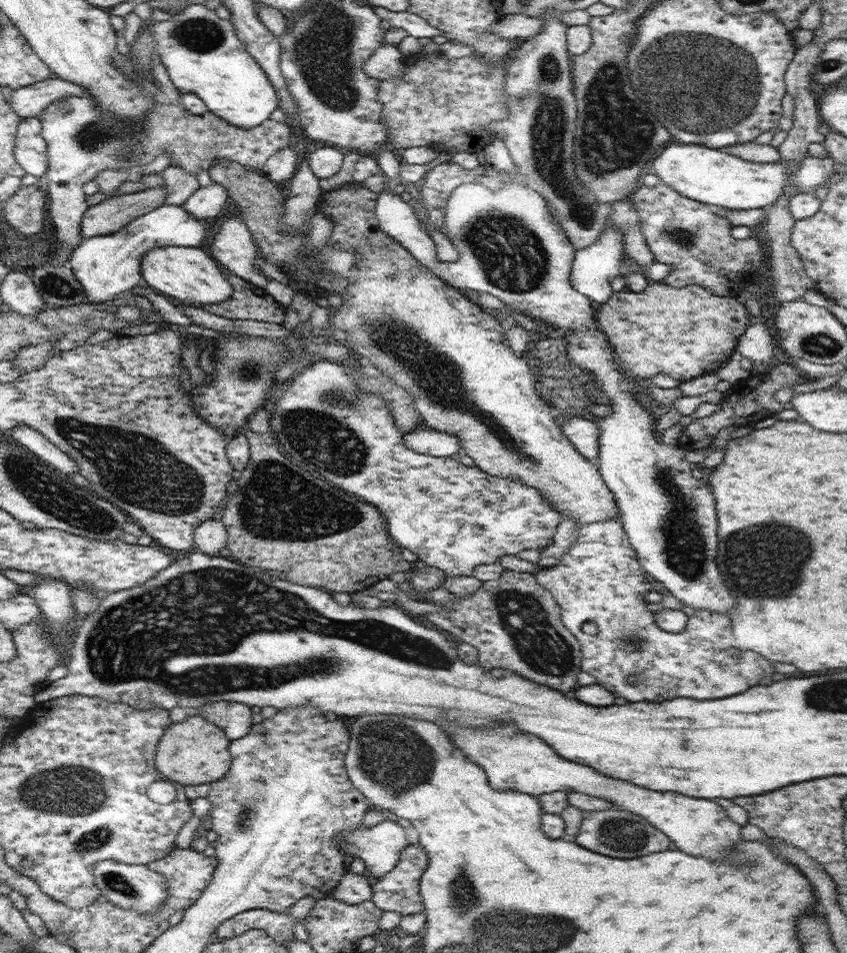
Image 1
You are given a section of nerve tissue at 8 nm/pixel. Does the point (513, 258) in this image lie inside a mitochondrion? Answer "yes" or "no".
yes

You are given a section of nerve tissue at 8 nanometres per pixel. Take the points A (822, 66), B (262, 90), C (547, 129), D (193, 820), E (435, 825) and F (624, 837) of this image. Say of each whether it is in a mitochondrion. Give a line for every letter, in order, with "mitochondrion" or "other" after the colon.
A: mitochondrion
B: other
C: mitochondrion
D: other
E: other
F: mitochondrion

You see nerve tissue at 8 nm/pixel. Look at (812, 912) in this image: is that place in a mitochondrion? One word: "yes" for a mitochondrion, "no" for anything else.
no

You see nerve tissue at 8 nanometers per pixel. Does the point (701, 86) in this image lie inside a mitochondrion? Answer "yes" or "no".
yes

